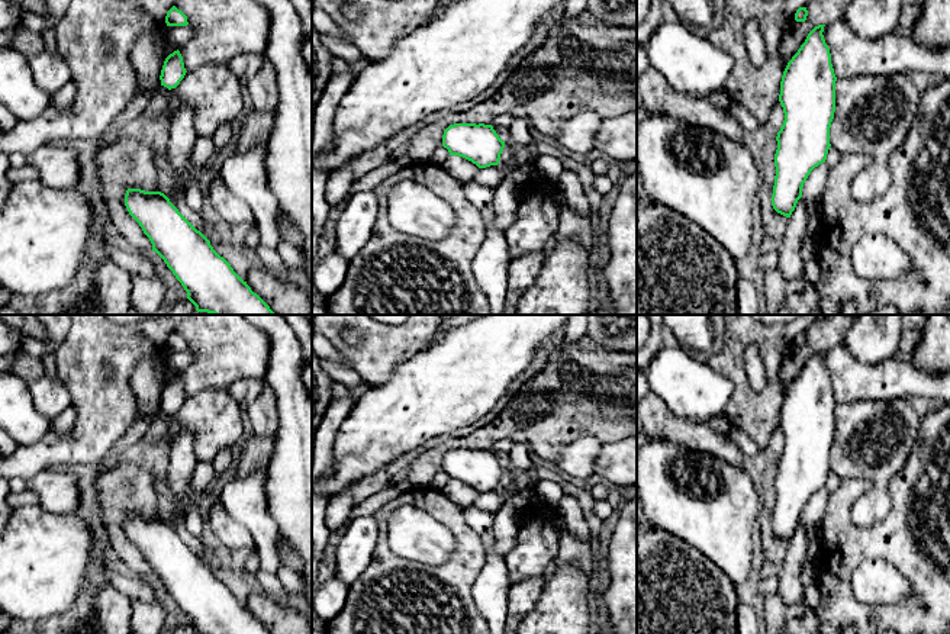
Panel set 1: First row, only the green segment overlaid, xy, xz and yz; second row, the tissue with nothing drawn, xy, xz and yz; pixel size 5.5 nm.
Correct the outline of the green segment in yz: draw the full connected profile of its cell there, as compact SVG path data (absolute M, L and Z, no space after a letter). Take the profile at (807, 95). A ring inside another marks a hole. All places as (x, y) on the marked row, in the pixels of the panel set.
M815 26L788 62L779 102L785 120L775 154L773 209L790 218L811 171L825 162L835 112L835 81L824 26Z

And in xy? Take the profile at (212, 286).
M128 189L125 206L197 312L276 315L164 193Z

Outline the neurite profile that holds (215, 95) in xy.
M206 64L187 71L175 88L168 91L168 118L181 106L194 112L197 136L213 136L222 123L241 118L244 91L241 80L228 64Z

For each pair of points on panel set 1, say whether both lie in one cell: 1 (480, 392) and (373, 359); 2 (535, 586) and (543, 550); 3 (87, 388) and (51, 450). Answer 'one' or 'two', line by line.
1: two
2: two
3: one

